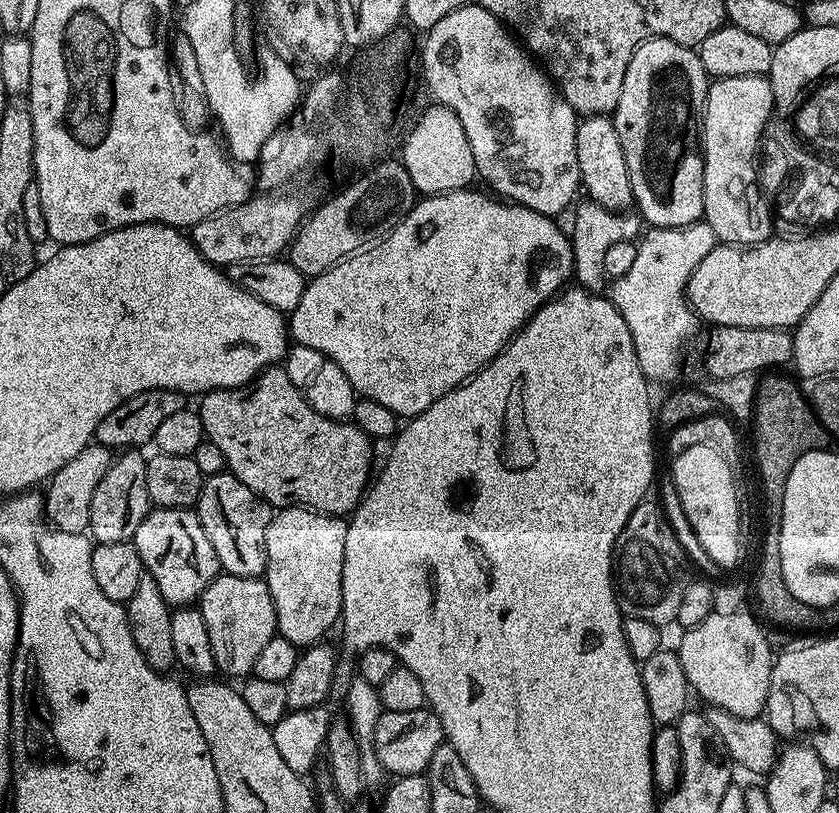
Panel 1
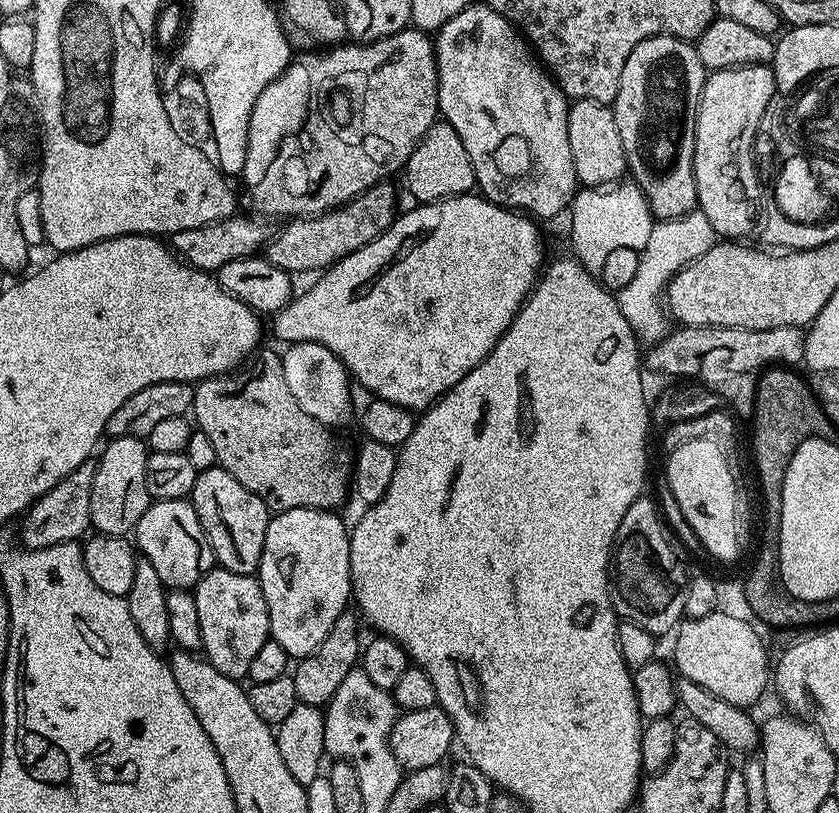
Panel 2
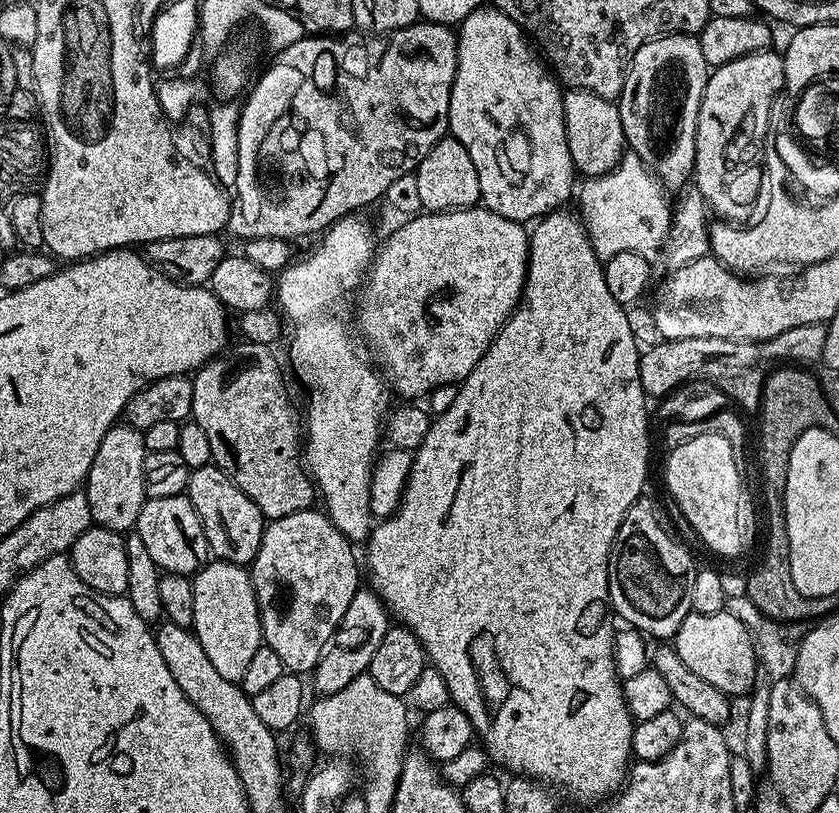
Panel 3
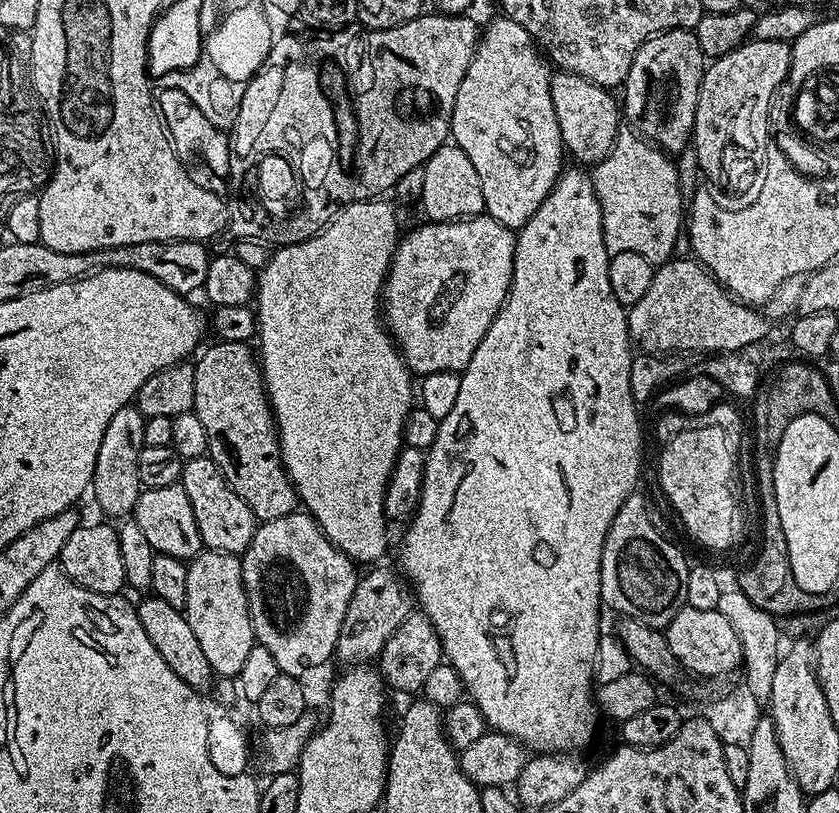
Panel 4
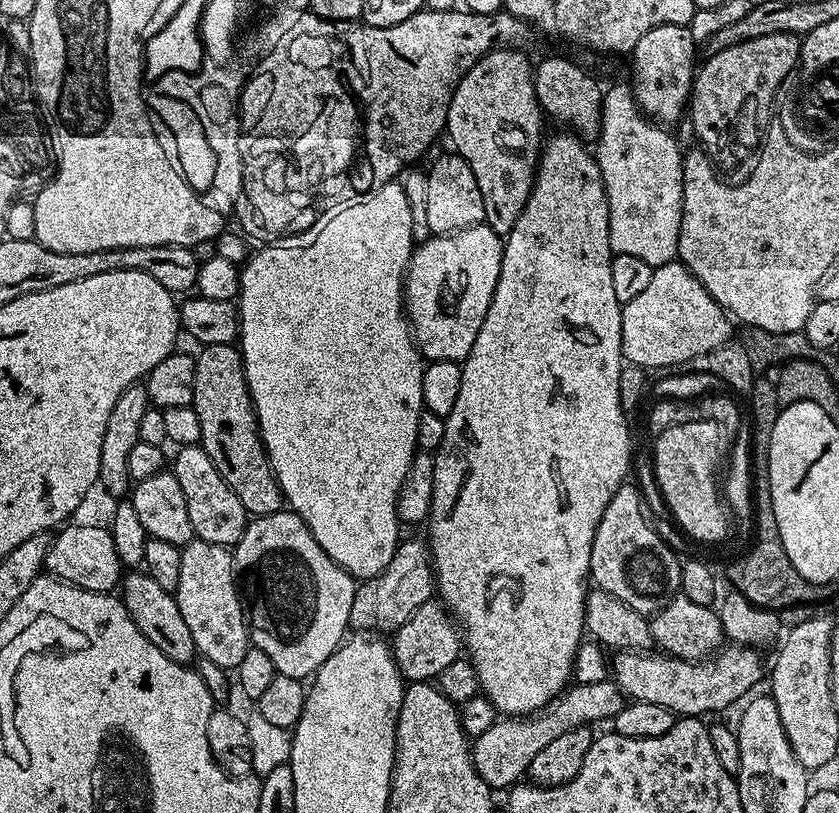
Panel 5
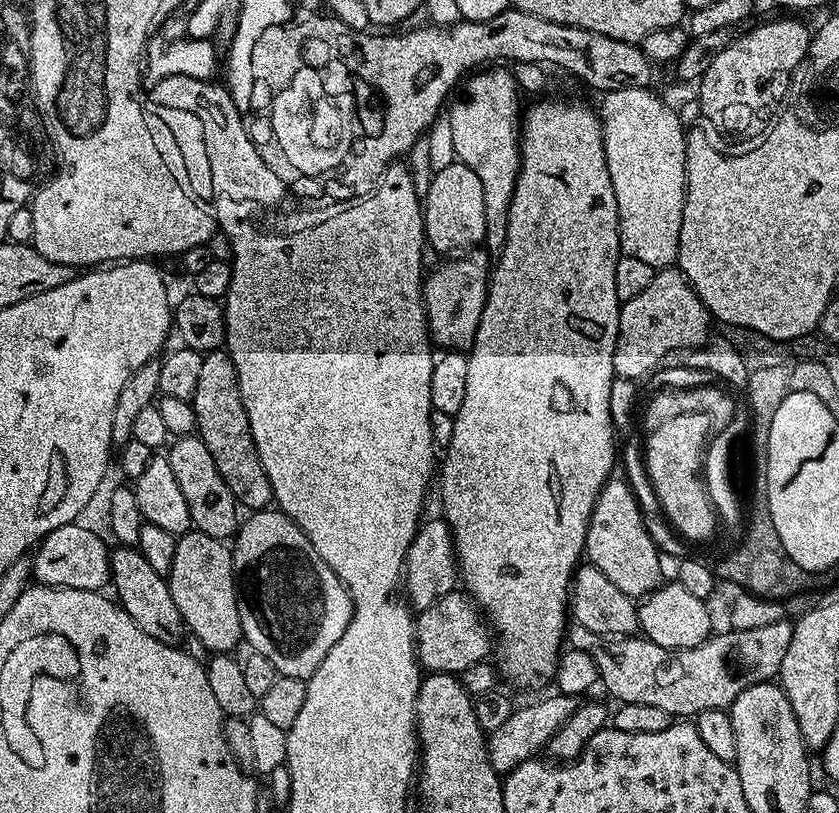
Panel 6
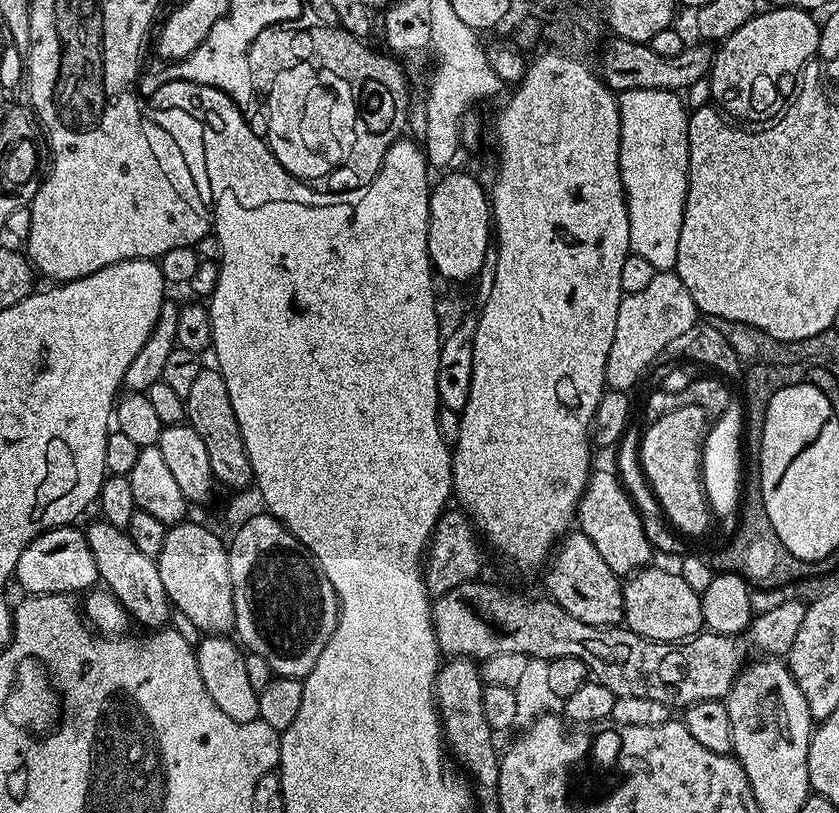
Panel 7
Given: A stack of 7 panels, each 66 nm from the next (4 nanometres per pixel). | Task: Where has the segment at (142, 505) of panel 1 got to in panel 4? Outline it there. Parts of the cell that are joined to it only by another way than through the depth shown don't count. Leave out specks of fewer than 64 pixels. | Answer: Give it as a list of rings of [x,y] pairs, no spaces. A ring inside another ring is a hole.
[[[135,406],[118,410],[110,418],[110,426],[102,434],[102,446],[98,446],[98,462],[94,462],[94,474],[90,485],[96,504],[108,516],[128,518],[136,511],[136,503],[142,491],[138,474],[138,458],[144,447],[144,422],[146,417]]]

